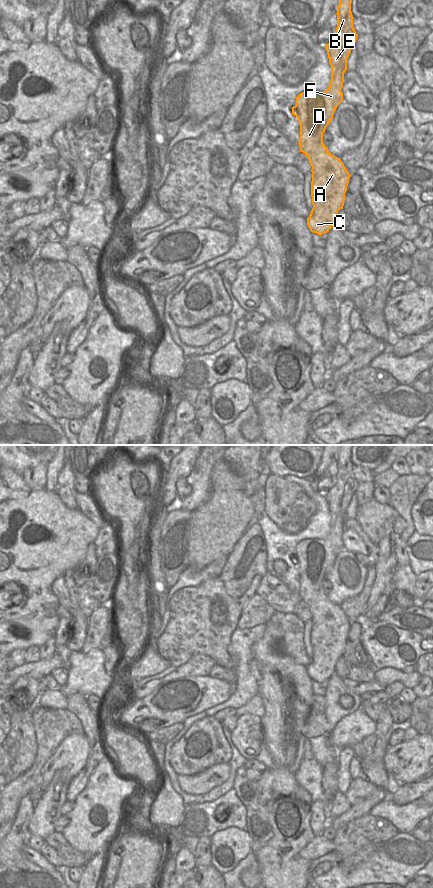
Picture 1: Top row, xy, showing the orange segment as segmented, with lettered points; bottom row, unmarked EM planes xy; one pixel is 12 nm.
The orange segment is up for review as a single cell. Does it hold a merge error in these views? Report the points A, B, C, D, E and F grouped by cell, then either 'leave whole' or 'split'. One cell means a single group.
A B C D E F; leave whole

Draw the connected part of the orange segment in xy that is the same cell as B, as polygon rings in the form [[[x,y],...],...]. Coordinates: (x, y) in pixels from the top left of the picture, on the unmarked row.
[[[339,445],[339,453],[337,455],[336,461],[336,483],[325,495],[329,506],[329,511],[331,513],[331,528],[329,530],[328,537],[323,540],[302,540],[296,545],[296,553],[292,555],[292,562],[297,565],[300,573],[300,586],[298,591],[300,600],[303,600],[308,605],[309,611],[312,615],[311,645],[313,656],[309,665],[307,666],[307,673],[311,680],[316,681],[319,684],[329,680],[329,678],[335,673],[336,663],[340,657],[343,657],[345,641],[347,639],[347,634],[351,625],[341,607],[332,603],[328,599],[328,595],[326,595],[323,591],[323,581],[325,580],[326,575],[332,569],[337,554],[342,549],[344,549],[341,537],[344,531],[344,521],[347,518],[347,507],[351,501],[352,496],[355,494],[358,485],[358,482],[353,475],[354,465],[351,460],[351,451],[352,445]]]

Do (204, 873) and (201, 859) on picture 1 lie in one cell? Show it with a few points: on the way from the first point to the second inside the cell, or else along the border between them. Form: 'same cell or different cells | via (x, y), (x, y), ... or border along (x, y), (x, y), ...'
different cells | border along (210, 864), (196, 866)

